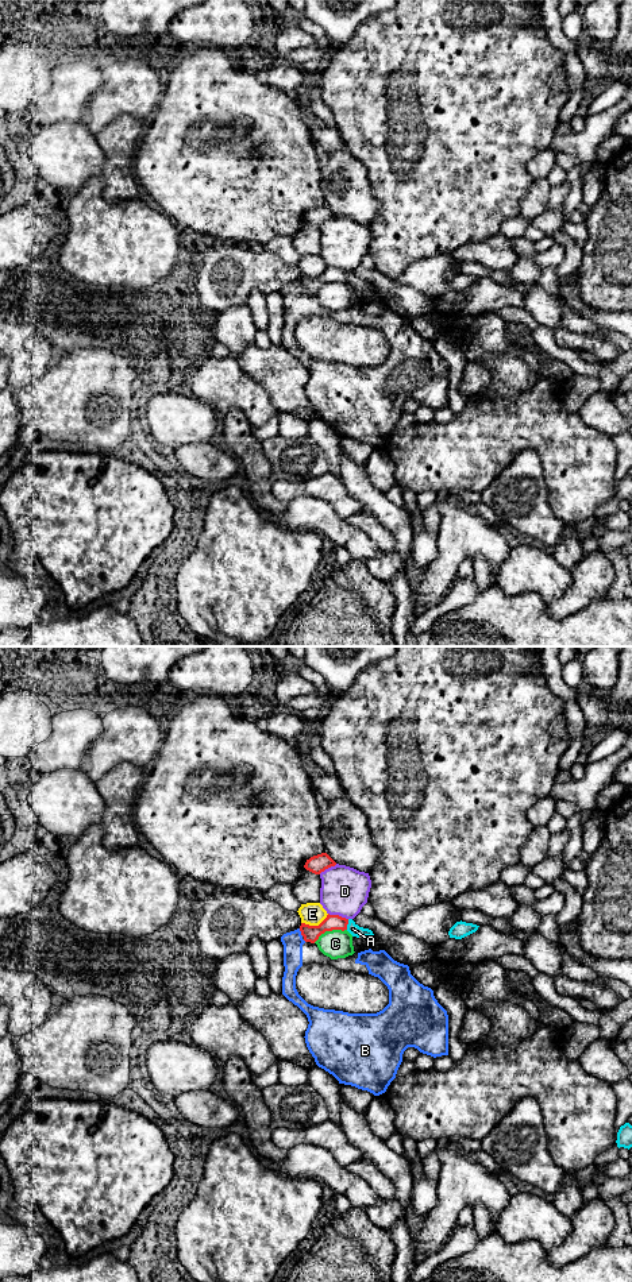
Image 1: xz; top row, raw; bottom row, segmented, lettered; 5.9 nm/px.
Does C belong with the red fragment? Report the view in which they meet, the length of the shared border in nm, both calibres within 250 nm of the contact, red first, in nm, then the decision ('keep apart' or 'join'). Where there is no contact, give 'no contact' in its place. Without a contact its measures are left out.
xz | 220 nm | 100/170 nm | keep apart

